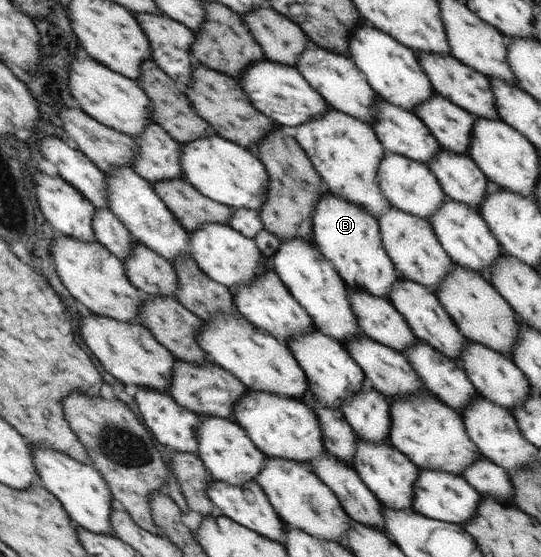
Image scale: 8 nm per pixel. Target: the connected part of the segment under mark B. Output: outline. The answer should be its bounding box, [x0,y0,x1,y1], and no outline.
[313,188,398,301]

